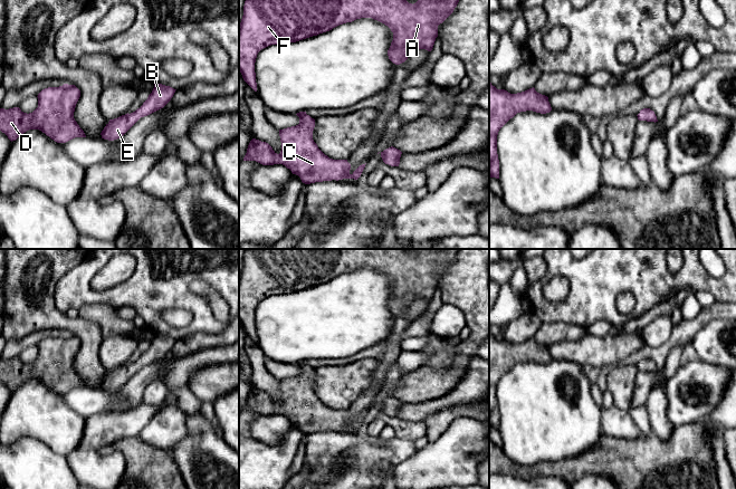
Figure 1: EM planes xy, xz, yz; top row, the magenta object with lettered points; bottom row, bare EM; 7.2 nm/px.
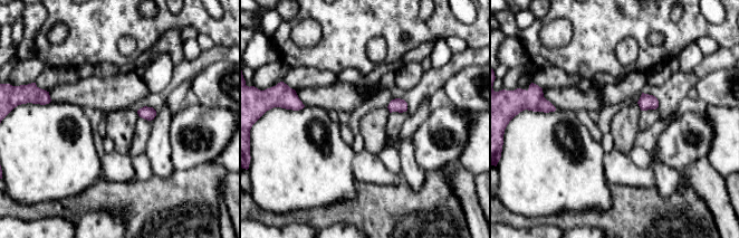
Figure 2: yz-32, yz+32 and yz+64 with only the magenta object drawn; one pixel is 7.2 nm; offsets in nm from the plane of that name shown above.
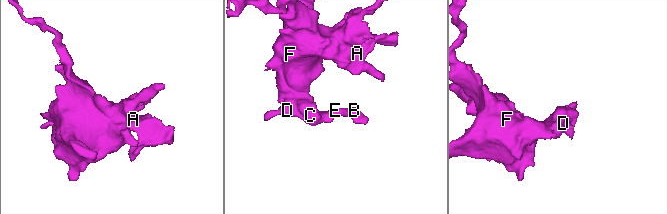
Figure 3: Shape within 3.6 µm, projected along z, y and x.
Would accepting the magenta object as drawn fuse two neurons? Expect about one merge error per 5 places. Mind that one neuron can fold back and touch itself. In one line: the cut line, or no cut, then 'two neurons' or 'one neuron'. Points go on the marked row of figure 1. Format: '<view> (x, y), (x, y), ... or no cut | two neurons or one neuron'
no cut | one neuron

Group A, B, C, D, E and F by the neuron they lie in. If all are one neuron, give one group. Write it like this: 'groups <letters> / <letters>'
groups A B C D E F

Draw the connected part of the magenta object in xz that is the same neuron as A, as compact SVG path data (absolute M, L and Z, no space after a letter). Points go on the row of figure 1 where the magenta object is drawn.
M246 0L243 6L243 16L241 19L241 22L239 25L239 71L242 75L243 80L255 90L257 92L257 83L256 83L256 73L255 73L255 63L258 52L271 45L283 45L283 44L289 44L289 42L296 42L313 36L317 36L319 33L326 32L332 30L333 28L346 23L352 22L356 19L361 18L372 18L374 20L377 20L385 26L388 26L391 31L393 32L393 40L391 42L391 46L388 50L389 59L395 64L400 65L404 63L409 55L414 49L426 49L428 51L431 51L436 41L436 38L438 37L438 26L442 23L455 10L457 7L459 0L418 0L415 3L409 3L407 0Z

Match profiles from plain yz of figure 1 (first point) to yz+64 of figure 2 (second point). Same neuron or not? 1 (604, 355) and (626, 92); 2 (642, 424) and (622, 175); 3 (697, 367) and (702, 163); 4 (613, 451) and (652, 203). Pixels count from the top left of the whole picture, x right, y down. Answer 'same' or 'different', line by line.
1: different
2: different
3: different
4: same

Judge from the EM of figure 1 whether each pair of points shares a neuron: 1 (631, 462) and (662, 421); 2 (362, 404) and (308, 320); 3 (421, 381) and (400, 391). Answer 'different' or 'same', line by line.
1: different
2: different
3: same

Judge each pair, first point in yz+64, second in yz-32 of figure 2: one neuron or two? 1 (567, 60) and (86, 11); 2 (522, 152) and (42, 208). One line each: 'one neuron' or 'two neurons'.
1: one neuron
2: two neurons

